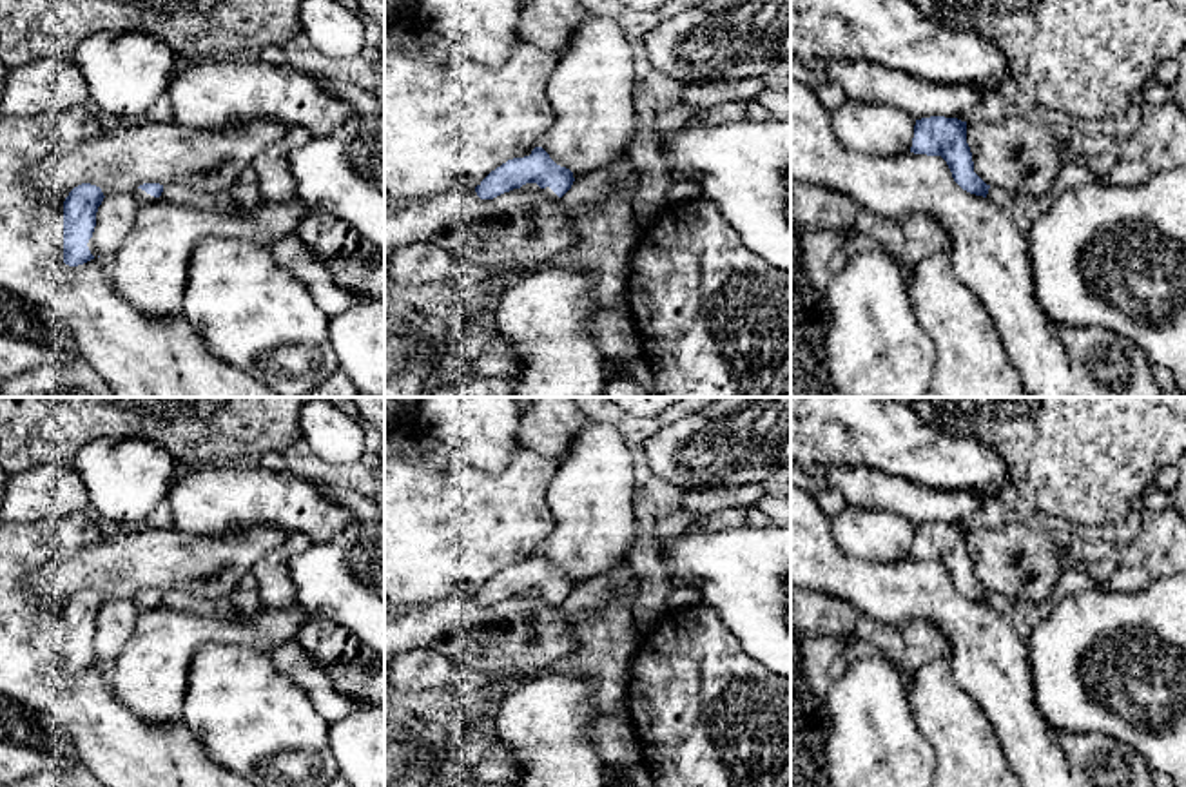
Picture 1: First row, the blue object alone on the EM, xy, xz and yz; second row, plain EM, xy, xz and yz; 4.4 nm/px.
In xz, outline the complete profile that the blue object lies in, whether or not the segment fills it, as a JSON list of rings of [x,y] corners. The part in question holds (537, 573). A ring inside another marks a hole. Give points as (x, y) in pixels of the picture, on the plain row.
[[[535,553],[491,577],[475,598],[481,606],[493,606],[526,589],[537,589],[548,604],[560,606],[573,588],[569,575],[557,571],[542,553]]]

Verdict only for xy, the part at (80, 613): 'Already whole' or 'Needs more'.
Needs more

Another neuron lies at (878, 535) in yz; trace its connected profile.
[[[847,504],[831,519],[831,531],[847,557],[894,564],[910,559],[916,526],[894,511]]]

